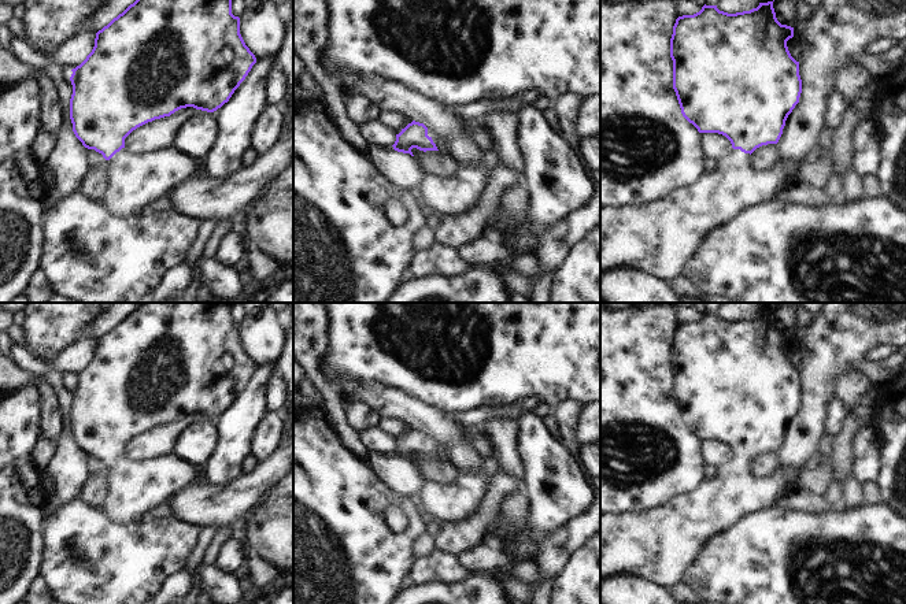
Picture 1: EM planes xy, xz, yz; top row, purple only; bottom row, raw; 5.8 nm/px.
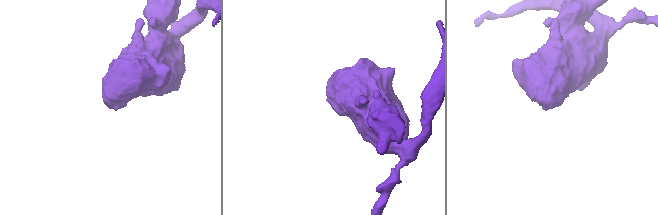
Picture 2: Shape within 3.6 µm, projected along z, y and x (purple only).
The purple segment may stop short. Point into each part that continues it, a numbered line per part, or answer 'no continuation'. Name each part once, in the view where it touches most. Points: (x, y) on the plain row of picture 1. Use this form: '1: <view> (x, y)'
1: xz (440, 448)

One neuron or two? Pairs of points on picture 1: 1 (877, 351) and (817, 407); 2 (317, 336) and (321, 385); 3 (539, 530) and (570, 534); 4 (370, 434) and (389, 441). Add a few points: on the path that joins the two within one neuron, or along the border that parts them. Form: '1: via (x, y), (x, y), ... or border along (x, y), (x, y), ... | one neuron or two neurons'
1: border along (891, 343), (875, 344), (862, 358) | two neurons
2: via (310, 348), (311, 373) | one neuron
3: border along (574, 515), (553, 527), (527, 556) | two neurons
4: via (374, 438), (385, 441) | one neuron

